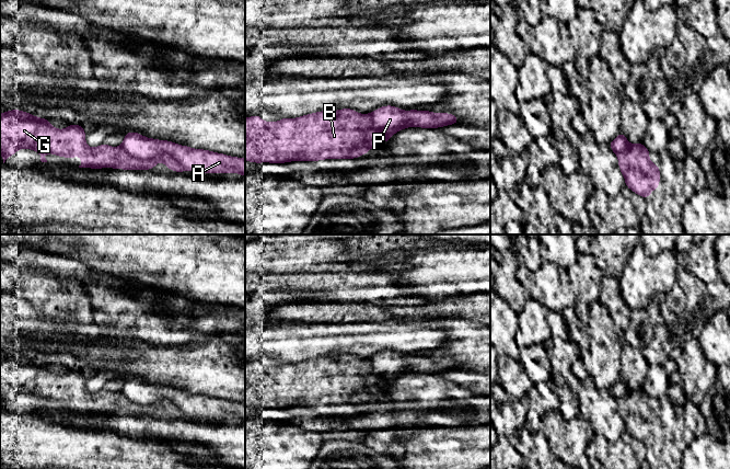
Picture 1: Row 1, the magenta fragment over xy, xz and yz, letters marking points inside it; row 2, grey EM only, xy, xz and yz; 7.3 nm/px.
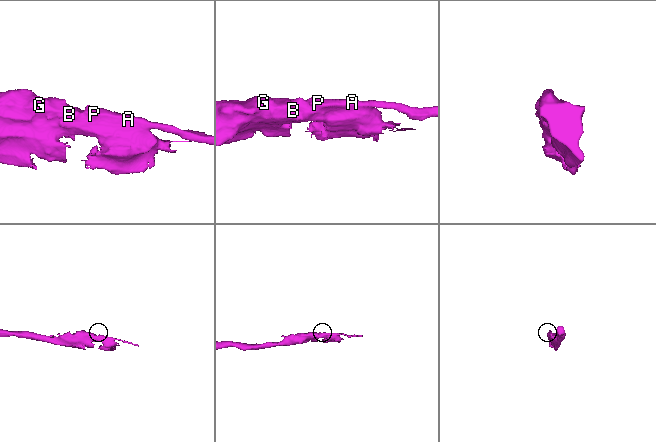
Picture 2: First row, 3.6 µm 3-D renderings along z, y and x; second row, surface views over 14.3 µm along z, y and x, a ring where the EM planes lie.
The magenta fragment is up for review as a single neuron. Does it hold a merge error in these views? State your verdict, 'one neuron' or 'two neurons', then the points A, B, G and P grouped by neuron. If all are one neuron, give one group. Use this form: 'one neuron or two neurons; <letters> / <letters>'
two neurons; A P / B G

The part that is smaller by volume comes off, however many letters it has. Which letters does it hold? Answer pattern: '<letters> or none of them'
A, P

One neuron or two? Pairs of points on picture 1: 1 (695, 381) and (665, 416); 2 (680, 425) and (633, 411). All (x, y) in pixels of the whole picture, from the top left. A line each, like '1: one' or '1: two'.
1: two
2: one

